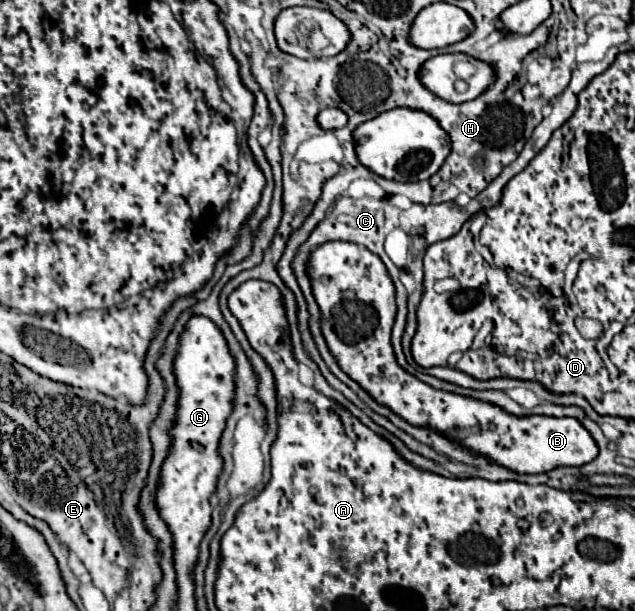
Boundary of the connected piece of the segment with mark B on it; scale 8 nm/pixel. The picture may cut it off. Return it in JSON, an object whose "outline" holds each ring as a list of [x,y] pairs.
{"outline":[[[327,241],[311,251],[307,259],[307,275],[311,281],[311,289],[315,295],[315,301],[321,311],[321,331],[327,341],[327,347],[331,355],[335,357],[337,365],[353,379],[357,381],[377,403],[389,407],[393,413],[397,413],[401,419],[415,427],[429,427],[437,431],[439,435],[447,437],[449,441],[477,453],[483,457],[489,457],[489,461],[507,467],[515,473],[547,473],[557,467],[579,467],[589,461],[593,461],[599,453],[593,437],[579,425],[577,419],[571,417],[545,417],[545,415],[531,415],[531,417],[515,417],[505,413],[503,409],[495,409],[495,405],[487,405],[477,399],[461,397],[447,391],[437,391],[429,387],[427,383],[421,383],[413,375],[405,373],[393,355],[391,347],[391,327],[395,321],[395,287],[391,277],[385,271],[385,265],[379,257],[375,257],[369,249],[363,249],[361,245],[351,245],[347,241]]]}

